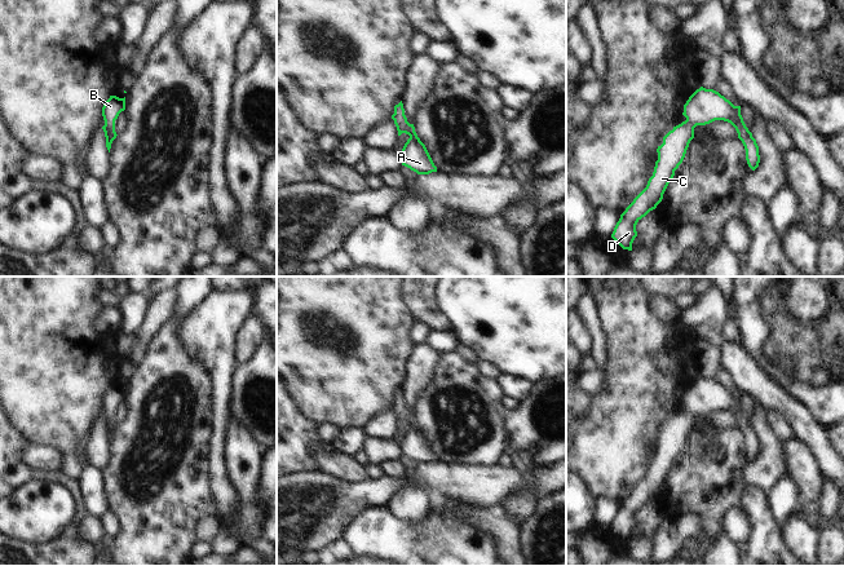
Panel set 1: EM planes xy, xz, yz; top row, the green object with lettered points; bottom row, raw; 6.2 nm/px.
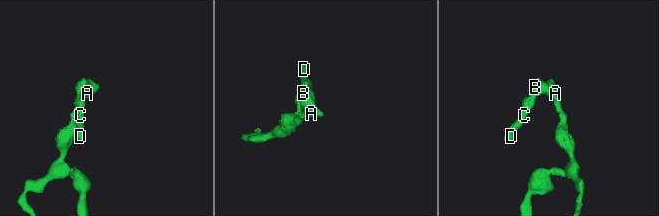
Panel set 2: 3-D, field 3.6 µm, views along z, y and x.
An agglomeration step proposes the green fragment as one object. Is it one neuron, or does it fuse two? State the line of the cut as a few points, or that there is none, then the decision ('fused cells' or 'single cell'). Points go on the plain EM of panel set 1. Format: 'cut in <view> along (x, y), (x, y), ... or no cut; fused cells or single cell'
no cut; single cell

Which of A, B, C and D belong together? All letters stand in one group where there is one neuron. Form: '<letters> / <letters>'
A B C D

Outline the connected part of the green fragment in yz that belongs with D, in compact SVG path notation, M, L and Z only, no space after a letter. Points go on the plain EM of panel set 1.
M701 376L684 394L682 404L686 410L673 416L663 426L663 433L658 435L658 450L646 477L626 498L614 517L611 527L623 539L632 540L632 532L637 526L637 512L662 491L663 483L675 465L675 460L682 452L689 433L694 428L694 417L697 415L706 415L715 410L730 412L744 435L748 456L752 460L759 456L759 435L743 411L741 395L734 395L713 379Z

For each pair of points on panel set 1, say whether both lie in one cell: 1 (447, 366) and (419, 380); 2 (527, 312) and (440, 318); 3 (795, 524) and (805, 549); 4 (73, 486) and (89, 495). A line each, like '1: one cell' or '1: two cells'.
1: two cells
2: two cells
3: one cell
4: two cells

